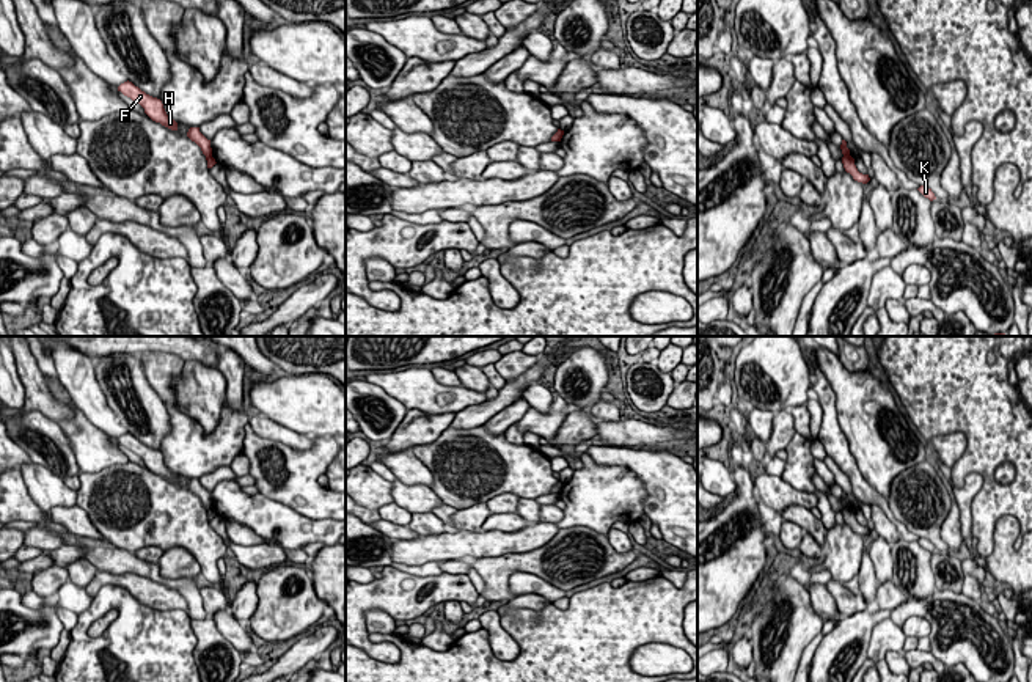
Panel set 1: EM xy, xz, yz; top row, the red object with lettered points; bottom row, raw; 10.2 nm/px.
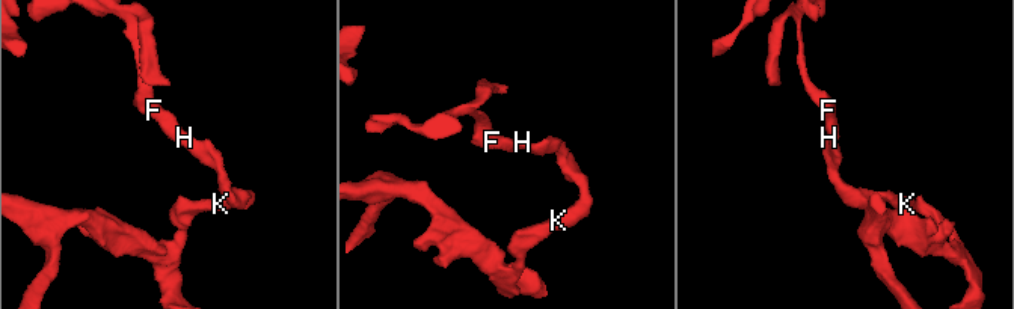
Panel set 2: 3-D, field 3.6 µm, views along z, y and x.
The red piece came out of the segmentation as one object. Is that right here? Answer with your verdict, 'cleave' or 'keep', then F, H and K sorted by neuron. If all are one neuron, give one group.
cleave | F H / K

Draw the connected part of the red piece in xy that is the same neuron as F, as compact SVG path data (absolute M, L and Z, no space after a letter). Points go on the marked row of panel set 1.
M124 82L118 86L118 91L121 91L124 96L130 97L137 104L140 104L145 108L145 113L156 123L160 123L162 126L177 130L177 123L171 119L160 99L152 97L141 91L138 86L135 86L132 82Z

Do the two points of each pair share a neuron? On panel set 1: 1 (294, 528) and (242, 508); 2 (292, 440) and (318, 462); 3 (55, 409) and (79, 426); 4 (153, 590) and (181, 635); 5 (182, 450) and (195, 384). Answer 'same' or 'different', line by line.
1: same
2: different
3: different
4: different
5: different

